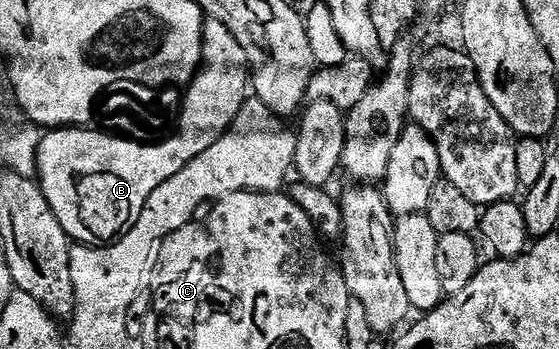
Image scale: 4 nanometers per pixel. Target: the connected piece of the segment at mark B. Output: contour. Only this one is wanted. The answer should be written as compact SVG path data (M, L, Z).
M213 17L205 18L204 24L200 26L200 40L199 46L201 51L198 52L196 63L192 66L192 71L188 77L180 78L178 81L168 81L168 93L172 93L172 117L174 117L174 125L178 127L180 137L176 140L169 141L163 148L140 148L136 145L126 145L120 141L110 141L102 136L98 129L81 129L79 127L56 127L51 131L45 132L40 139L40 151L38 153L39 167L38 184L40 189L46 195L46 199L50 203L50 207L54 211L54 215L62 223L62 227L66 231L66 235L73 241L82 245L110 245L113 241L121 238L124 234L128 233L138 223L138 219L142 215L142 211L146 207L146 199L150 199L150 195L154 195L154 191L158 191L158 187L162 187L162 183L166 183L166 179L170 179L174 175L178 175L178 171L182 171L182 167L186 167L194 159L198 159L198 155L202 155L202 151L206 151L210 147L214 147L214 143L223 137L228 129L234 123L234 119L242 111L245 101L250 96L250 66L248 64L248 56L246 51L242 51L242 47L238 43L238 39L234 39L234 35L230 35L230 27L226 21L219 22L218 19Z

